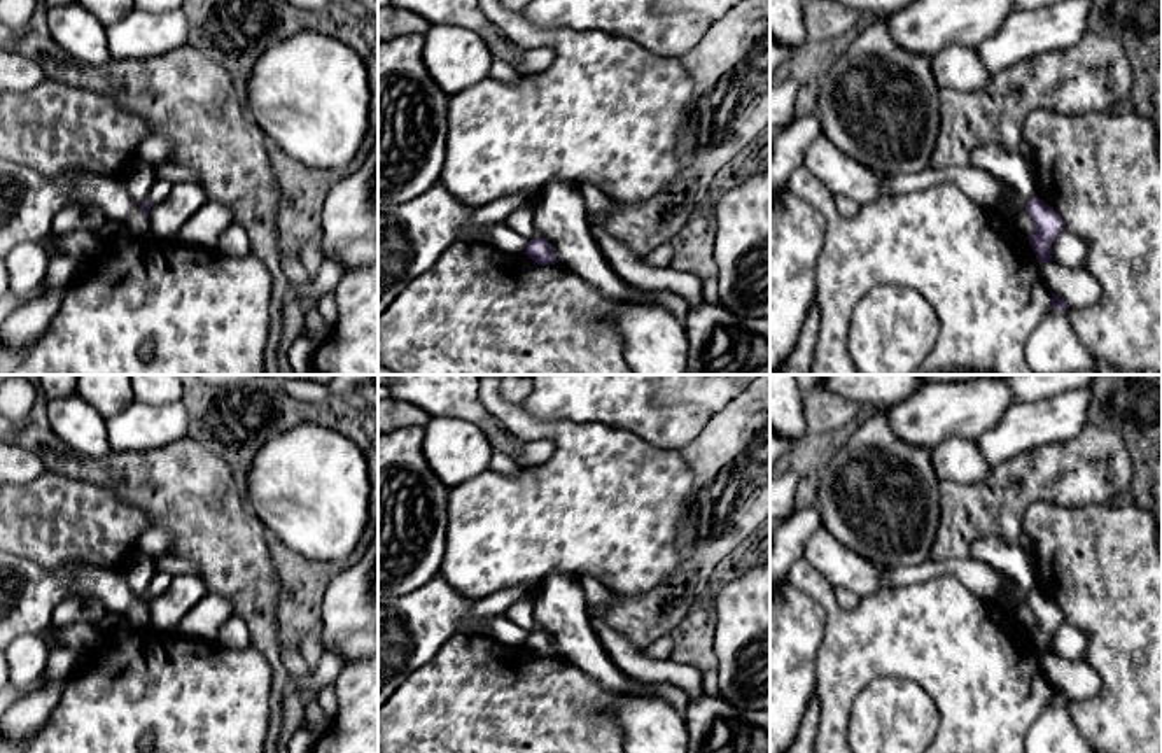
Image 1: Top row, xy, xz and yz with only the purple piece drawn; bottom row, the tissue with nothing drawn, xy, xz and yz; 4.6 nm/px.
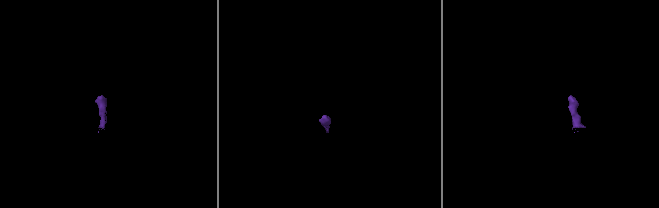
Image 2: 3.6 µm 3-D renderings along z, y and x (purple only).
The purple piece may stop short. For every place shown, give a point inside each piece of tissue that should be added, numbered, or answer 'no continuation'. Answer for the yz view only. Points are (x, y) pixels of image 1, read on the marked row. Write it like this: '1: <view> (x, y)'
1: yz (1054, 347)

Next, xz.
no continuation

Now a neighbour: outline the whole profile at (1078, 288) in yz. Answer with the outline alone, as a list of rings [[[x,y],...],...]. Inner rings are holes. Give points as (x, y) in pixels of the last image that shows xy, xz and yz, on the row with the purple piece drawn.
[[[1060,263],[1041,264],[1045,285],[1059,294],[1069,308],[1094,305],[1101,299],[1102,289],[1099,280],[1087,270],[1071,270]]]

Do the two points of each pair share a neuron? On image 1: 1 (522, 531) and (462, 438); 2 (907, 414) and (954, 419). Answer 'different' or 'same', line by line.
1: different
2: same

